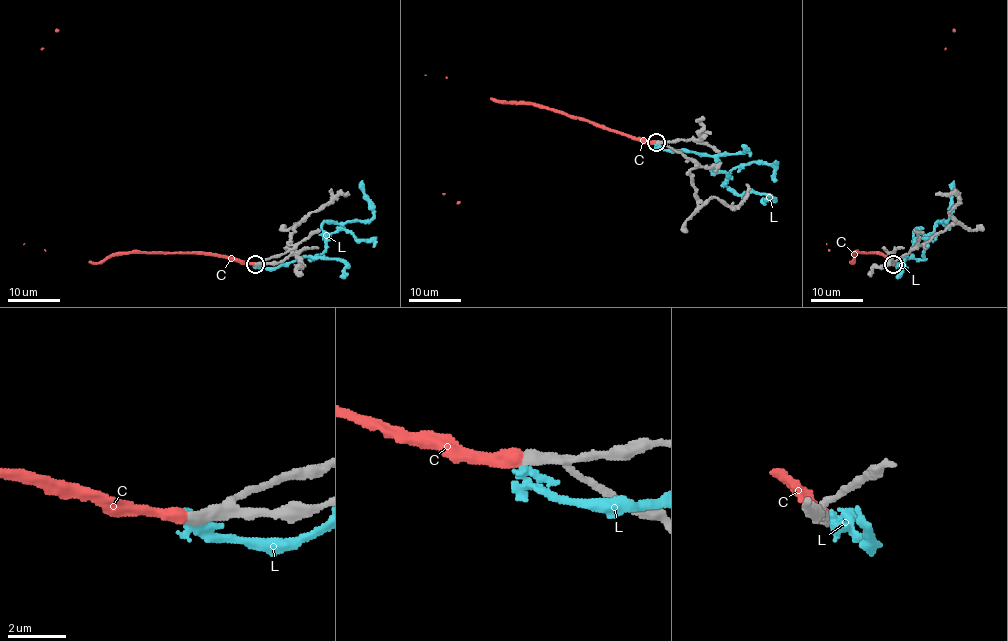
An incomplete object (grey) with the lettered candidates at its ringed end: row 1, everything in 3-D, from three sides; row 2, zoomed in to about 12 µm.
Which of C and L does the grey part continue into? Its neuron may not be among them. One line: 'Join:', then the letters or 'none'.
Join: C

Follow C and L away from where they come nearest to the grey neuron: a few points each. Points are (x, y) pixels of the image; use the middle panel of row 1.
C: (656, 142), (634, 139), (537, 105), (493, 100), (425, 75), (442, 193), (445, 193)
L: (657, 143), (711, 155), (727, 185), (774, 200), (762, 202)

